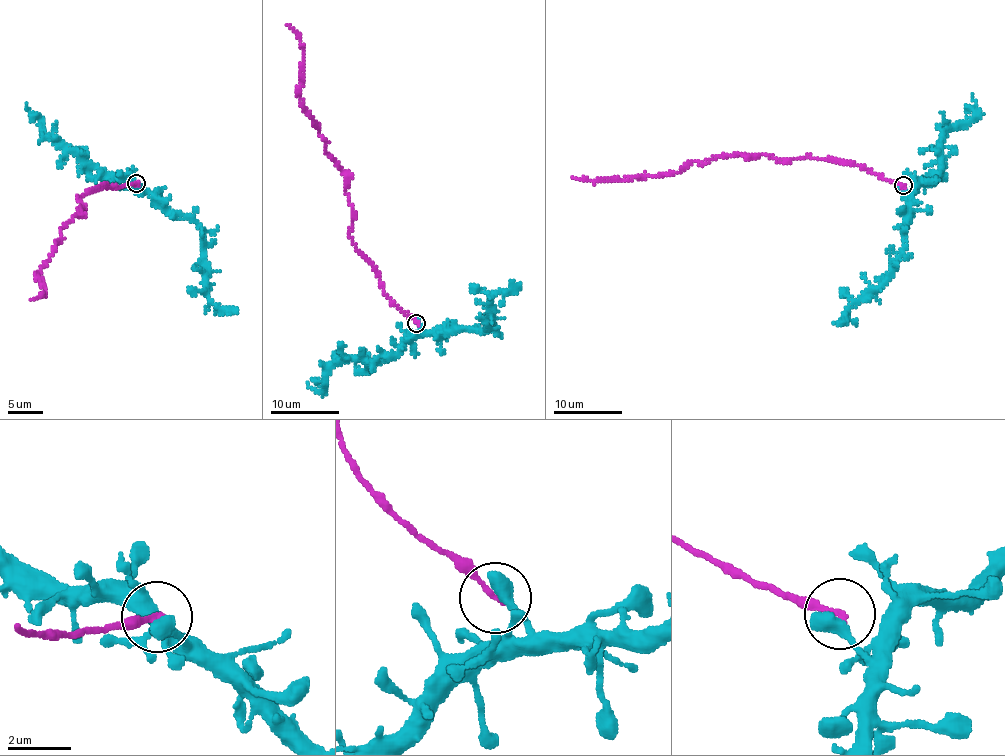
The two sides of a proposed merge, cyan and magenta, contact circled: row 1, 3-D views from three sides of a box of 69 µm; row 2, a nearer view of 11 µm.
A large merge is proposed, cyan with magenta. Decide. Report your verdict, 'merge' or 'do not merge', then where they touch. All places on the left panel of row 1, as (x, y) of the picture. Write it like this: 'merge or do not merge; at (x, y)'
do not merge; at (136, 183)

